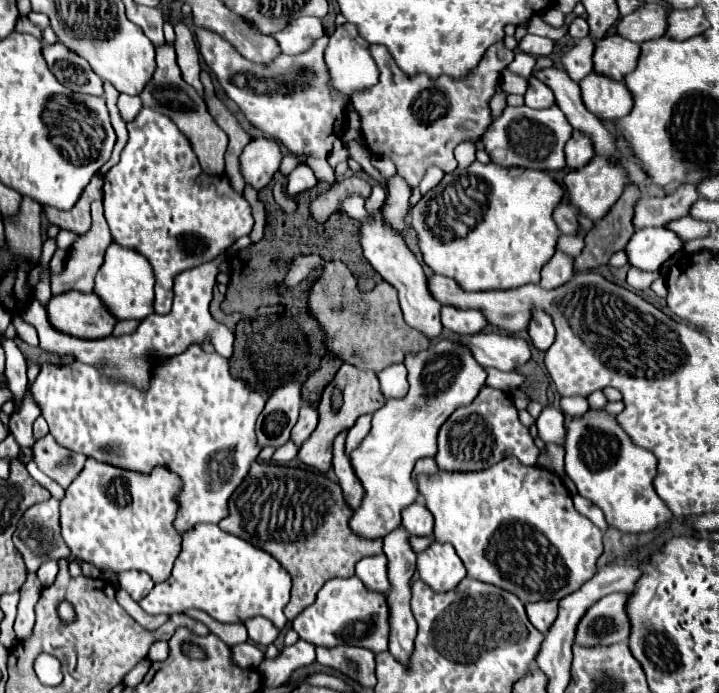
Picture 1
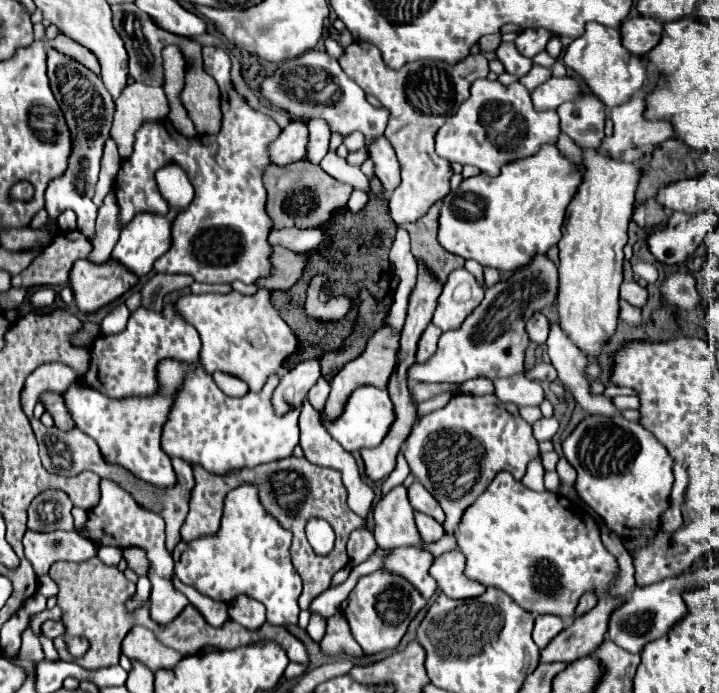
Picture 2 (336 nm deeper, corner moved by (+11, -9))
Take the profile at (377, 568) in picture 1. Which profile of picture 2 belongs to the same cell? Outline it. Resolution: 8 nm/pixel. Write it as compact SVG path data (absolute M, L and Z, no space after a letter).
M407 546L407 548L395 548L387 556L383 568L409 580L423 594L423 598L429 600L437 590L437 582L429 574L433 560L435 558L431 552L415 548L415 546Z

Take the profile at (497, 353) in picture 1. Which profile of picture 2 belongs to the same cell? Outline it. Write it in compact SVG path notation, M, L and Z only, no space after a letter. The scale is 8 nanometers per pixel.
M525 376L513 378L497 378L495 380L495 394L501 402L509 402L515 406L541 406L543 402L543 388L539 382L533 382Z

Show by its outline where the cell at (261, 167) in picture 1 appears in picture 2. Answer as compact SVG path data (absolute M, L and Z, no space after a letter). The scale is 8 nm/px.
M293 120L293 122L281 132L281 136L271 144L271 148L269 148L271 160L273 160L275 164L279 164L279 166L297 162L297 160L305 158L307 142L309 142L307 122L305 122L305 120Z

